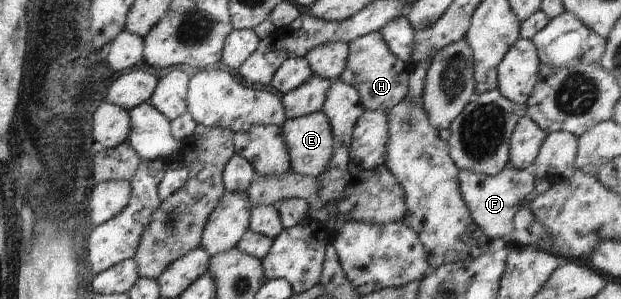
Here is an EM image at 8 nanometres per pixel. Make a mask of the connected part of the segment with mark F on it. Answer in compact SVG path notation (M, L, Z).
M507 165L499 174L494 177L484 177L483 175L469 171L458 172L458 183L464 203L470 210L472 219L477 223L478 228L491 240L505 242L508 246L513 241L513 216L517 214L521 204L529 197L536 195L534 174L532 170L525 169L519 171Z

